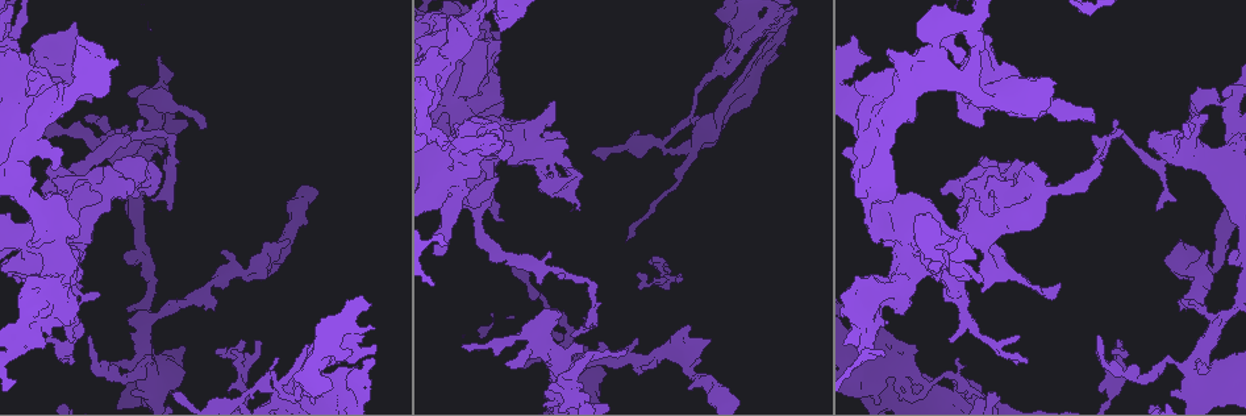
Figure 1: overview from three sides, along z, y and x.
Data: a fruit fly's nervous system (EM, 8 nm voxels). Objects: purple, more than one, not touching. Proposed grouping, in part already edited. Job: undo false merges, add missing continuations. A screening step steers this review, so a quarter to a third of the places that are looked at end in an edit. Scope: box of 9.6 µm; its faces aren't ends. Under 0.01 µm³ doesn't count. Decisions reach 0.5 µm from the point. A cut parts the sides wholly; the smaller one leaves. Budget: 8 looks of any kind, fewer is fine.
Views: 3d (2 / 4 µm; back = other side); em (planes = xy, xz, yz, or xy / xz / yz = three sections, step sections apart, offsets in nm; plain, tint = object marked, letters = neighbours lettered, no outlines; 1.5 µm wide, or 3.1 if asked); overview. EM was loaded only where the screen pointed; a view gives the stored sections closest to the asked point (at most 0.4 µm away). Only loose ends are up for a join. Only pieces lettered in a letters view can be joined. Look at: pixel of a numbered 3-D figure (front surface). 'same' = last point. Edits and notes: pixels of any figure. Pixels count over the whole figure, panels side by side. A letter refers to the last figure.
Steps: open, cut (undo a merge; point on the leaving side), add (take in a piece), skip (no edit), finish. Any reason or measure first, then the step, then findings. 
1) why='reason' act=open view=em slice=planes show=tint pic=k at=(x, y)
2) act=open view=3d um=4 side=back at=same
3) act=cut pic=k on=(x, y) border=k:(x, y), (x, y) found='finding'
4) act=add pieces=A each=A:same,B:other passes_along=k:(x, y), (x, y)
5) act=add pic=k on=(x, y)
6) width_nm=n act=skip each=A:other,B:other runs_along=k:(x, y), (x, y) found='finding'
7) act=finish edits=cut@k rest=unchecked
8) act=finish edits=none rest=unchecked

why='branch stops here' act=open view=3d um=2 pic=1 at=(981, 291)

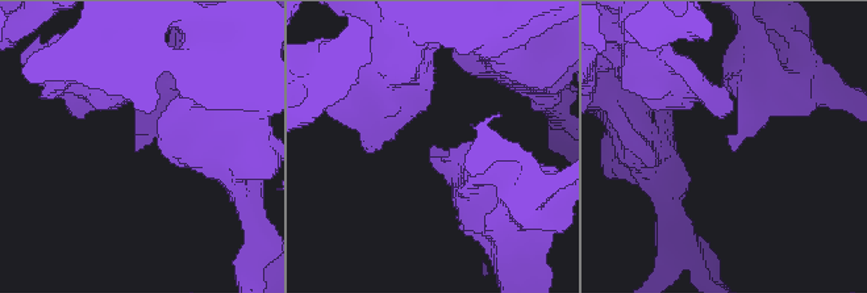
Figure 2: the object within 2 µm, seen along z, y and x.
why='now the EM' act=open view=em slice=planes show=letters pic=2 at=(137, 149)

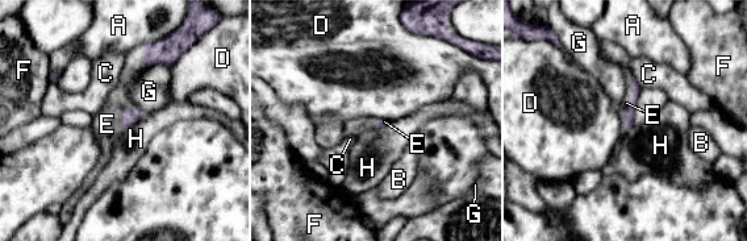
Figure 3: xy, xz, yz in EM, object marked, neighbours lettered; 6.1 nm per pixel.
act=add pieces=E each=A:other,B:other,C:other,D:other,E:same,F:other,G:other,H:other passes_along=3:(627, 115), (631, 96), (626, 103) found='it goes on there'

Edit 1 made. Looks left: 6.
act=open view=overview

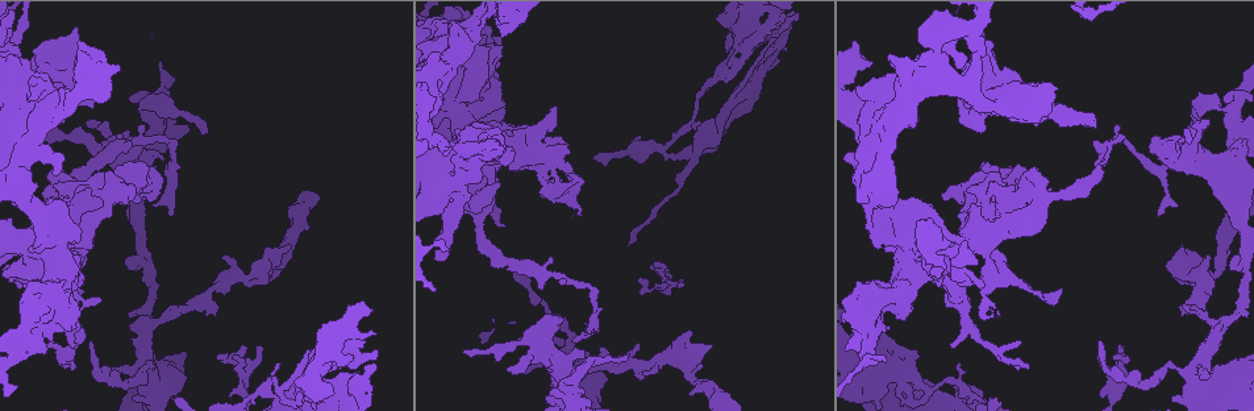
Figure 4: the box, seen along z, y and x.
why='free end' act=open view=3d um=2 pic=4 at=(172, 398)

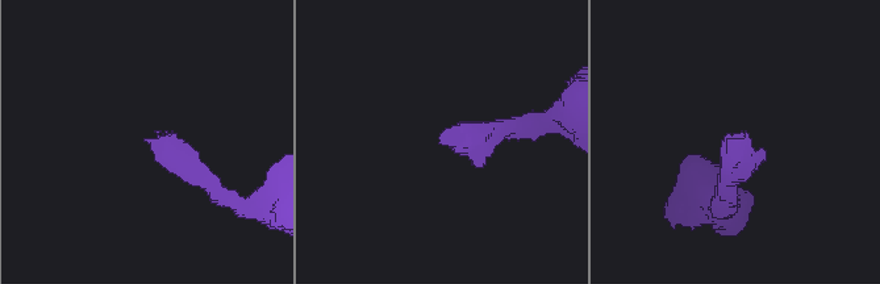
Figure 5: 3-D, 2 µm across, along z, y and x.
act=open view=em slice=yz step=8 show=tint pic=5 at=(724, 141)

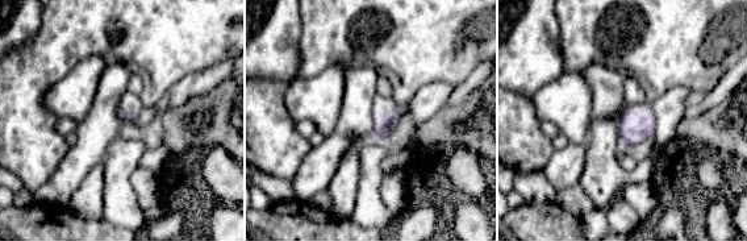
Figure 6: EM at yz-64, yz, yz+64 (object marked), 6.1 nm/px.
act=open view=em slice=planes show=letters at=same

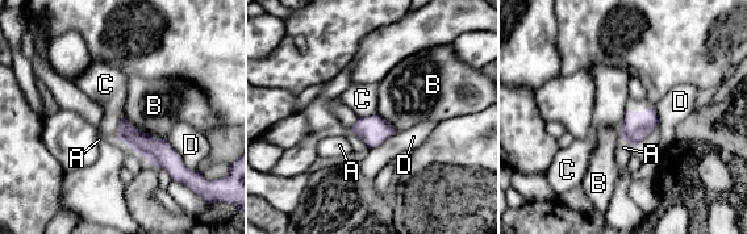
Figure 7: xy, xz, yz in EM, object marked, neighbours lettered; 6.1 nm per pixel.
act=skip each=A:other,B:other,C:other,D:other runs_along=7:(122, 124), (141, 142), (179, 167) found='none of them fits'

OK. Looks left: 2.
act=open view=em slice=planes show=letters pic=4 at=(222, 260)

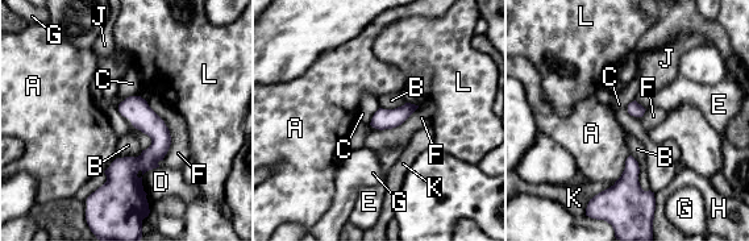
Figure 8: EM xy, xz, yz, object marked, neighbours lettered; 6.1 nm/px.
act=skip each=A:other,B:other,C:other,D:other,E:other,F:other,G:other,H:other,J:other,K:other,L:other found='none of them fits'

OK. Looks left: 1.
act=finish edits=add@3 rest=unchecked

